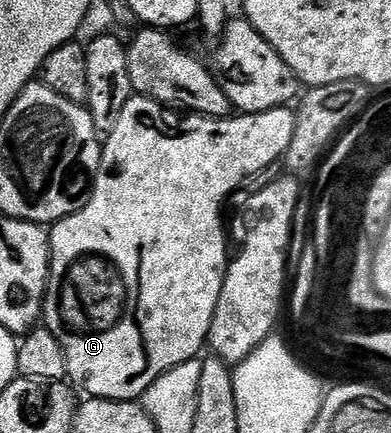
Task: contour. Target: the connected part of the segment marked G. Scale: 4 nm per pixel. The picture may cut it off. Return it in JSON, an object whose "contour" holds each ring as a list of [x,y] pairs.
{"contour":[[[134,94],[127,102],[127,106],[123,106],[123,114],[119,114],[119,122],[115,122],[115,130],[111,130],[104,137],[103,147],[101,149],[101,165],[97,171],[97,177],[93,183],[93,193],[87,202],[87,206],[83,206],[83,210],[79,210],[75,214],[71,214],[67,218],[57,221],[52,225],[49,232],[49,284],[45,287],[45,307],[43,309],[43,324],[44,327],[51,330],[51,334],[55,334],[55,338],[59,338],[59,346],[65,355],[65,370],[67,373],[67,380],[74,389],[80,390],[82,388],[89,398],[96,398],[99,400],[131,400],[136,401],[147,390],[147,386],[151,386],[151,382],[155,382],[155,378],[159,378],[167,370],[171,370],[175,366],[179,366],[183,362],[194,359],[198,355],[197,351],[202,347],[206,347],[209,331],[211,330],[211,322],[215,318],[215,306],[219,302],[219,294],[223,290],[223,282],[225,281],[225,271],[229,268],[229,261],[231,259],[231,248],[225,245],[225,228],[221,225],[221,203],[236,190],[241,188],[246,182],[252,179],[253,176],[260,174],[261,171],[267,170],[272,164],[278,163],[284,157],[285,151],[291,145],[291,138],[295,132],[296,118],[294,116],[294,109],[289,106],[282,106],[280,108],[272,108],[266,112],[246,112],[244,114],[233,114],[226,119],[213,119],[207,116],[200,116],[194,114],[181,114],[183,116],[176,116],[177,112],[170,110],[166,105],[160,104],[155,100],[150,100],[148,96],[140,96]]]}

